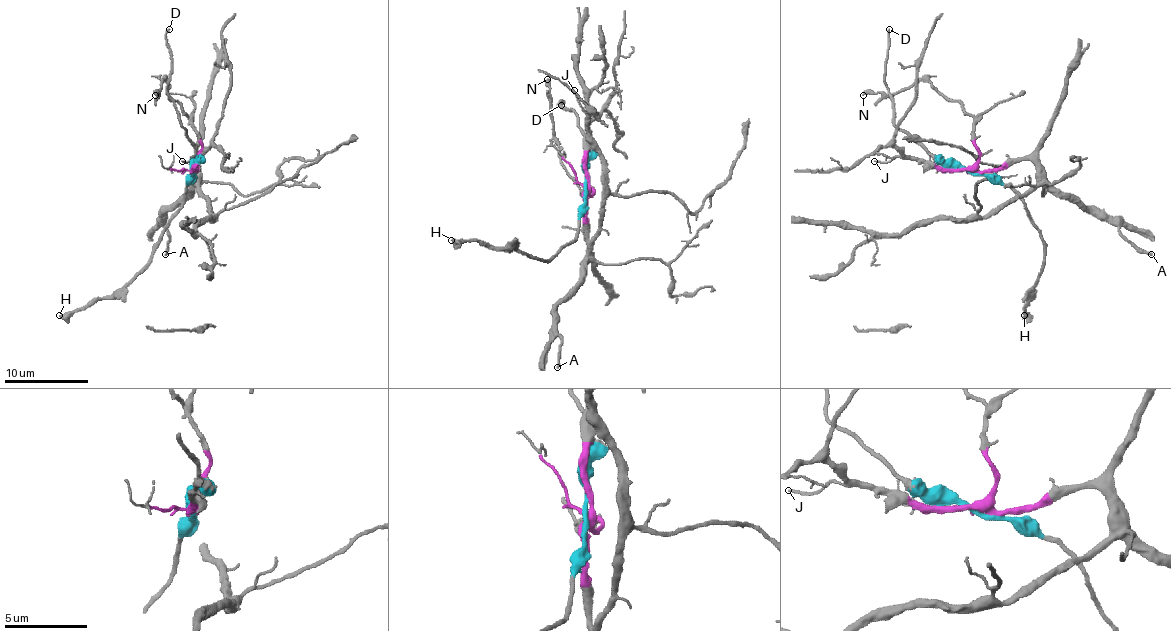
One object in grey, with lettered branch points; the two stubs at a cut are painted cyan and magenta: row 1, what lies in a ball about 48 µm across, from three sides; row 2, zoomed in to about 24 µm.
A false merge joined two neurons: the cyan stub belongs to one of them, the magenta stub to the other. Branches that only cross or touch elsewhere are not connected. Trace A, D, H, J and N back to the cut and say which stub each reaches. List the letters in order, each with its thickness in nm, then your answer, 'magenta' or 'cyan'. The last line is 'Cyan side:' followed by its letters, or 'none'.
A: calibre 200 nm; magenta
D: calibre 190 nm; cyan
H: calibre 400 nm; cyan
J: calibre 120 nm; magenta
N: calibre 400 nm; magenta
Cyan side: D, H

